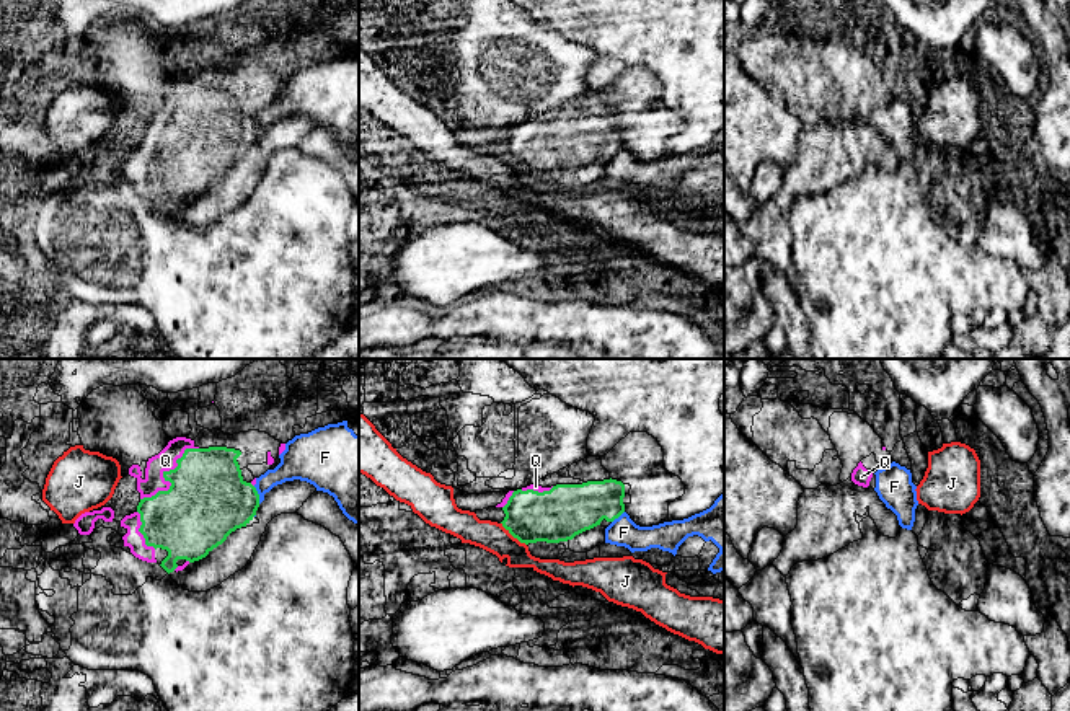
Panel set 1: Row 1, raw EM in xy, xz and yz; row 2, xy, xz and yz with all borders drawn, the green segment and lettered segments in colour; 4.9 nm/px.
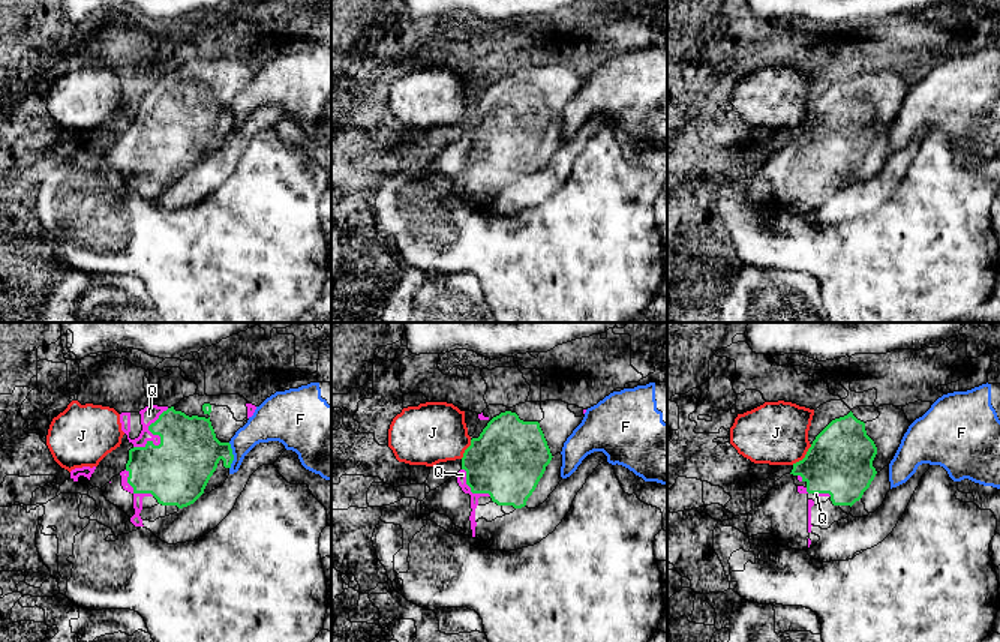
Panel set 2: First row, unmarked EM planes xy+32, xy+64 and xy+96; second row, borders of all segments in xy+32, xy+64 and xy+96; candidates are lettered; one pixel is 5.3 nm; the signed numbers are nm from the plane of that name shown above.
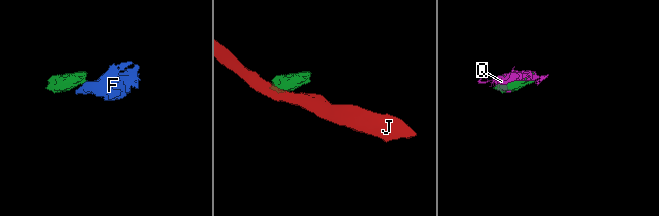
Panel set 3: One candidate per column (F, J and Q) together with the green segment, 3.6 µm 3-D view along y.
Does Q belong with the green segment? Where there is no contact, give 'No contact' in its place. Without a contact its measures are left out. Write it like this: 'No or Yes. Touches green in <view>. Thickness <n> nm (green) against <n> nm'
Yes. Touches green in xy. Thickness 400 nm (green) against 100 nm

